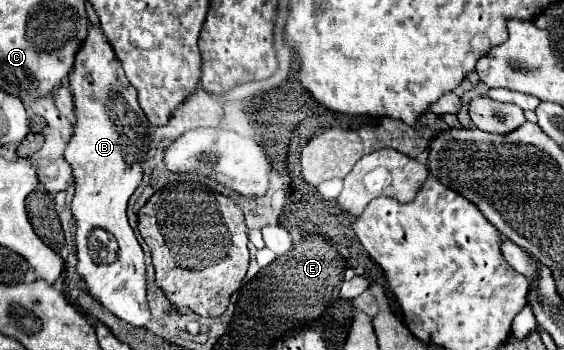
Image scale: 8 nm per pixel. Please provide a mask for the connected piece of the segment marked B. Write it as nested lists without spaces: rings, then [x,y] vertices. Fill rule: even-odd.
[[[89,25],[87,37],[79,45],[75,55],[75,65],[69,75],[69,85],[73,89],[75,103],[75,123],[73,135],[65,149],[65,161],[73,169],[75,179],[75,197],[71,201],[71,213],[77,225],[75,233],[75,249],[77,249],[77,273],[87,283],[89,295],[95,297],[105,309],[109,309],[115,317],[127,321],[129,325],[147,325],[151,319],[147,307],[147,273],[145,273],[145,253],[137,243],[137,237],[127,219],[127,201],[143,179],[141,161],[147,157],[151,149],[149,139],[149,123],[143,115],[143,109],[137,103],[135,87],[131,87],[129,79],[123,75],[123,67],[119,59],[115,59],[115,51],[101,27]]]

